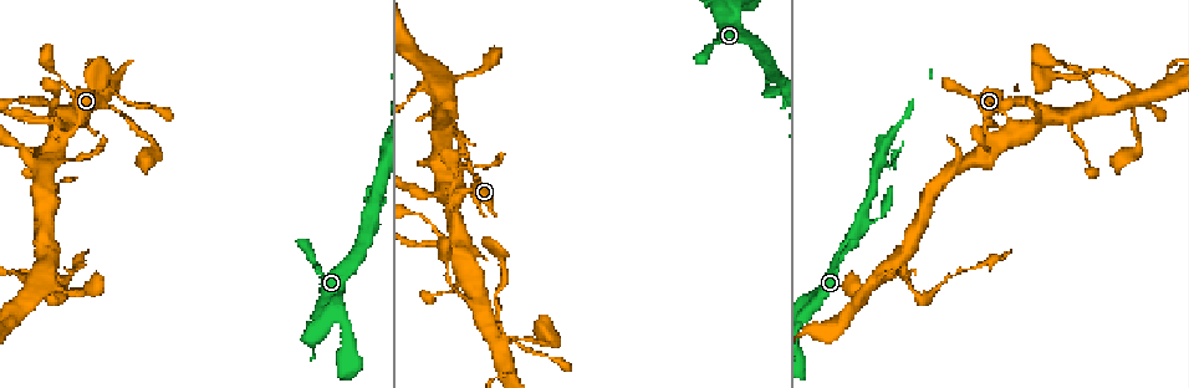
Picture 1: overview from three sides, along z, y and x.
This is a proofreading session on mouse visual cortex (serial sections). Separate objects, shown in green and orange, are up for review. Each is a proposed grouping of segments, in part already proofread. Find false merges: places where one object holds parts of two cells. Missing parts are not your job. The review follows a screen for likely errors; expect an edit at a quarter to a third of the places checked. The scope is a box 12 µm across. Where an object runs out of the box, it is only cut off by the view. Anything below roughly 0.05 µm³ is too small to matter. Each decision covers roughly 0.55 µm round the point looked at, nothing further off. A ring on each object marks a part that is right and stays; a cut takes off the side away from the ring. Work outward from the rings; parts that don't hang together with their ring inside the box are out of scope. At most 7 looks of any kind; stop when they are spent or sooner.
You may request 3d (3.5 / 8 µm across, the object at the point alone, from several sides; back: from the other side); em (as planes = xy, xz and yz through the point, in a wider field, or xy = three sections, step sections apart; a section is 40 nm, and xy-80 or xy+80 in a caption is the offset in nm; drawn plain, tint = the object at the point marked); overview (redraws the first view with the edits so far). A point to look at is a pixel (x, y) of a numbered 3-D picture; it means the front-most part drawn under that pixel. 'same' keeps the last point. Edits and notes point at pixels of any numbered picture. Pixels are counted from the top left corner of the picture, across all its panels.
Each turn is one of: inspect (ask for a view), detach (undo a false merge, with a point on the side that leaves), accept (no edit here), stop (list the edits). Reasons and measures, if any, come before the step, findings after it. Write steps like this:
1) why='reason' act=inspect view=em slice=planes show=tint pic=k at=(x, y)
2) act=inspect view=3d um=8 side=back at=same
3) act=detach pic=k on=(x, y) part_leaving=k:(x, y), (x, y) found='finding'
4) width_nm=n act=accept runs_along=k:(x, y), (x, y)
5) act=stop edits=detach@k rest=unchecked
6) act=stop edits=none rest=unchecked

why='small branch off a trunk' act=inspect view=3d um=3.5 pic=1 at=(67, 135)

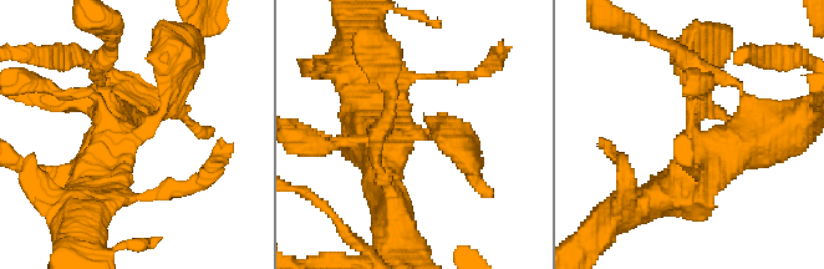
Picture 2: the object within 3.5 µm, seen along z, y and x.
act=inspect view=em slice=xy step=5 show=tint pic=2 at=(410, 132)

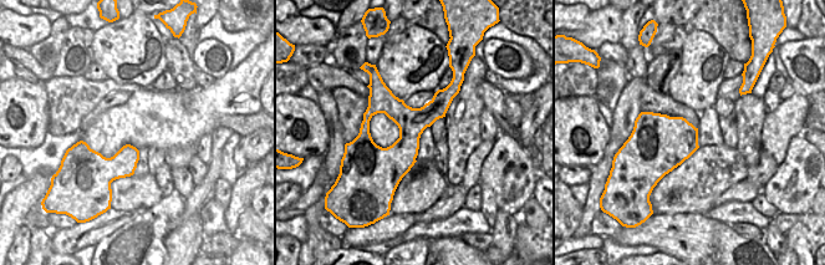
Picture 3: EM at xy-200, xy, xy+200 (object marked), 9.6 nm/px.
act=inspect view=em slice=xy step=3 show=tint at=same

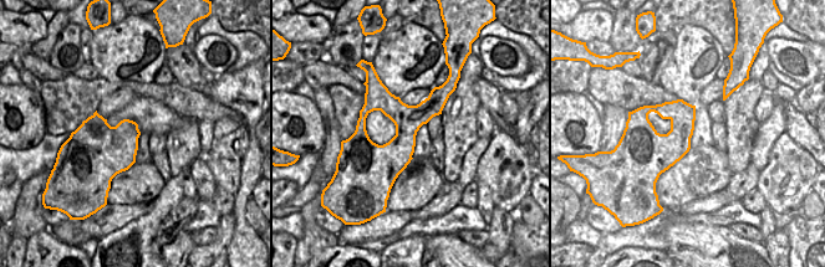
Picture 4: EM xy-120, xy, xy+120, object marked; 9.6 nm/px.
act=accept runs_along=2:(172, 67), (107, 140) found='one cell here'

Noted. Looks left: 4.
act=inspect view=3d um=3.5 pic=1 at=(924, 300)

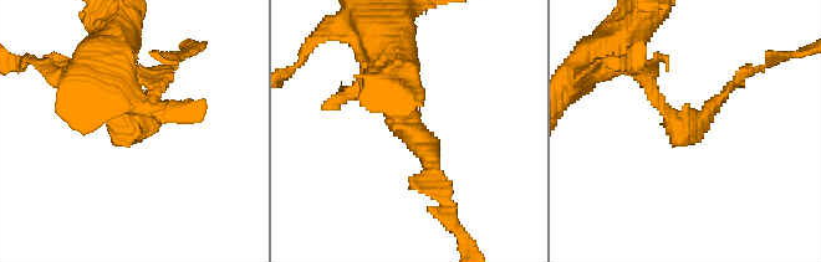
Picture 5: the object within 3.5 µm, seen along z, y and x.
why='now the EM' act=inspect view=em slice=xy step=1 show=tint pic=5 at=(131, 125)

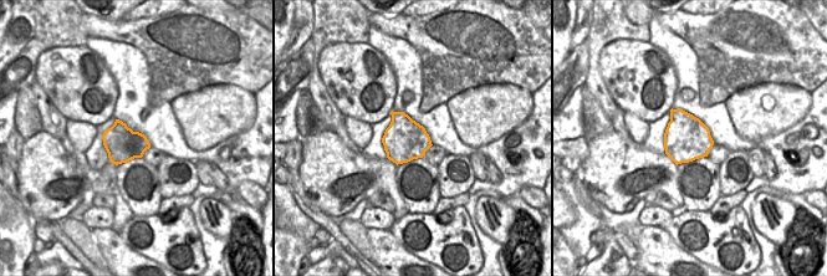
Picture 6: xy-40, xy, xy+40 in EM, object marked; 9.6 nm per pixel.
arm_widths_nm=150,150 act=detach pic=5 on=(705, 111) part_leaving=5:(671, 114), (689, 126), (750, 72) found='a second cell is stuck on'

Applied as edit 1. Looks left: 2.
act=inspect view=overview

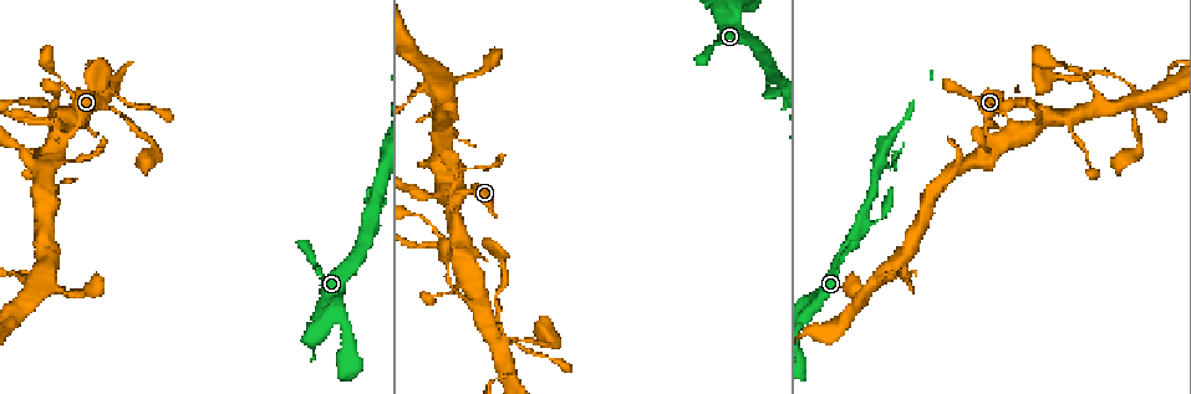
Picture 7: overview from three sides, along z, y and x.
why='abrupt turn' act=inspect view=3d um=3.5 side=back pic=7 at=(1044, 121)

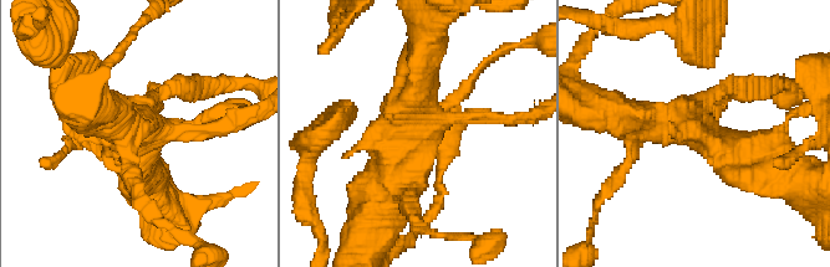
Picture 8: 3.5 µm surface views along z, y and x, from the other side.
act=accept runs_along=8:(758, 163), (691, 124), (617, 117) found='all the same cell'

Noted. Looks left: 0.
act=stop edits=detach@5 rest=unchecked

